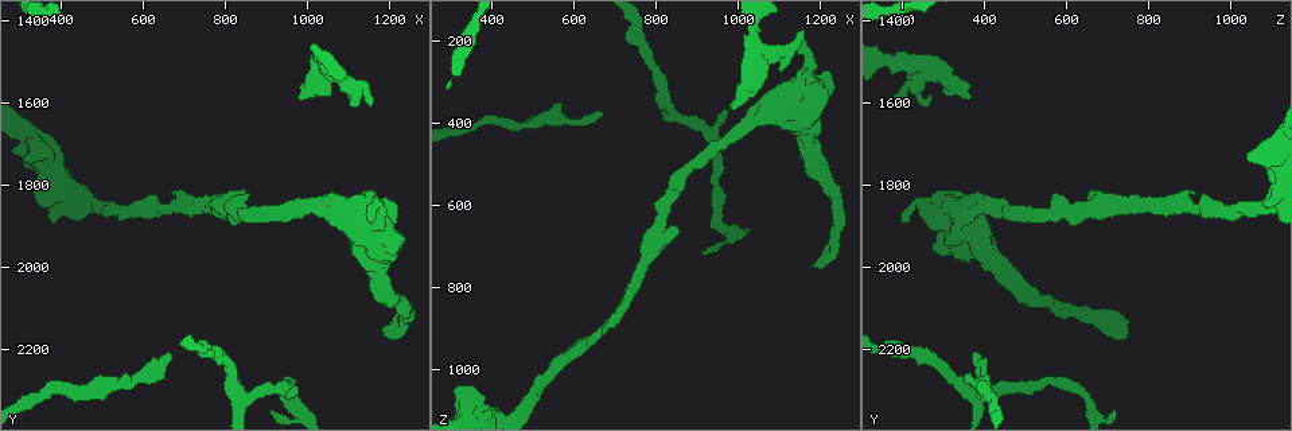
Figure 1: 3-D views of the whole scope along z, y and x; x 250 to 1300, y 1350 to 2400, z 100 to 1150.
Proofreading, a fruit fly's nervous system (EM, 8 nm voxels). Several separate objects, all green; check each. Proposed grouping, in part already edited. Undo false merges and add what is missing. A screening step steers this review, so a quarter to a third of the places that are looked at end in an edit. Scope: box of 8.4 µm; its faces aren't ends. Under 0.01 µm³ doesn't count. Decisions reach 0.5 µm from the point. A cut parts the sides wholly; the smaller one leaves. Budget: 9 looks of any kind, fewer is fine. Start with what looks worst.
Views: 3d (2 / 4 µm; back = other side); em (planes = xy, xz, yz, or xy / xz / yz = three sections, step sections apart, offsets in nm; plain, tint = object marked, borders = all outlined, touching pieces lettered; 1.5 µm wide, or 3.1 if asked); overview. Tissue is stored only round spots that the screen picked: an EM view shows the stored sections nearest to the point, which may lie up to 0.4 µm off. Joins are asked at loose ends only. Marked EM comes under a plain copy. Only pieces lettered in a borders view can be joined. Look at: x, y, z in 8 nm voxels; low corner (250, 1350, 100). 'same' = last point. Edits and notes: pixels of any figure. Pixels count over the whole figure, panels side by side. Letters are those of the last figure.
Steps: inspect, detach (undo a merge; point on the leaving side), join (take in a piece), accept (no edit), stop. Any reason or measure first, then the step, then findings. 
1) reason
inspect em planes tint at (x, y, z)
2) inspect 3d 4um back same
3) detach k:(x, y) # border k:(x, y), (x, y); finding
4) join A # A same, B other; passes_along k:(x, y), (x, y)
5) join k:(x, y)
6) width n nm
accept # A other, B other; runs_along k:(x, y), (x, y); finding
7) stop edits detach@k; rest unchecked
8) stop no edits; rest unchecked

inspect 3d 2um at (665, 2220, 380)

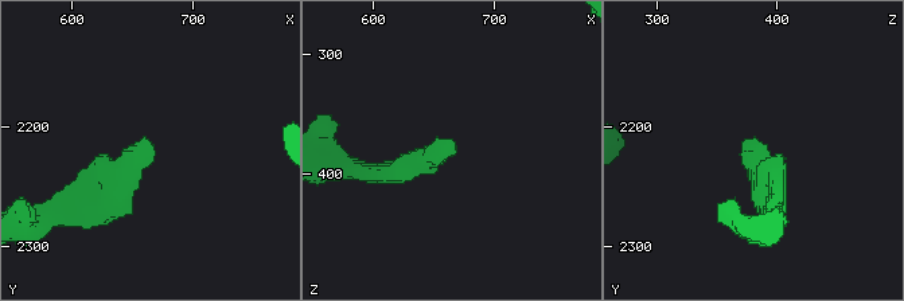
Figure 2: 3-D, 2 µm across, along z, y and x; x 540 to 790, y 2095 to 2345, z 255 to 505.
now the EM
inspect em xy step 8 tint at (666, 2218, 374)

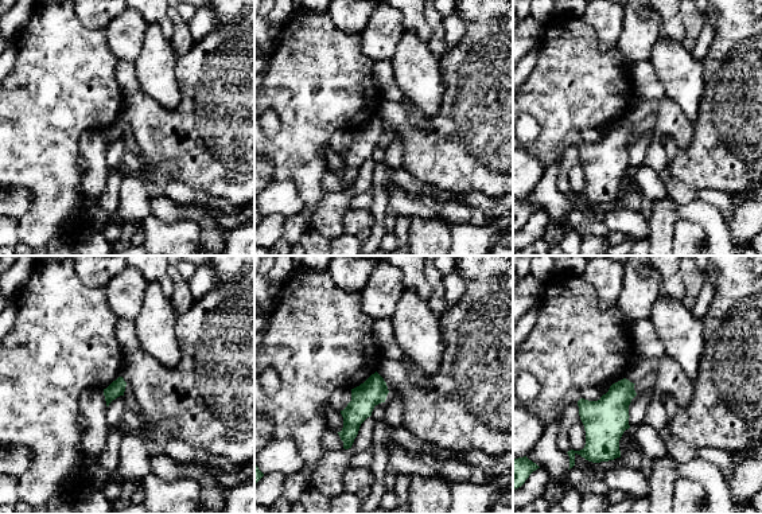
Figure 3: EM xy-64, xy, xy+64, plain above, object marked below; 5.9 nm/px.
what lies round it
inspect em xy step 8 borders same

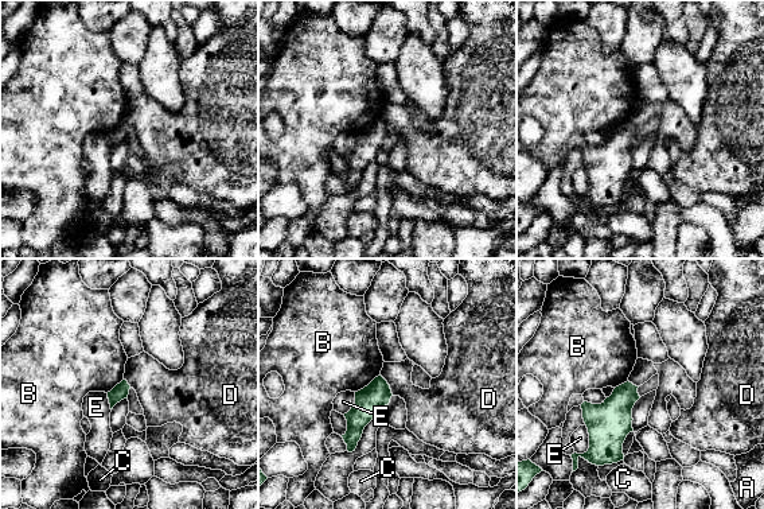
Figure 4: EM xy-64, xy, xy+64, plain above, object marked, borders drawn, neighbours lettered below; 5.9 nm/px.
accept # A other, B other, C other, D other, E other; border 4:(379, 375), (393, 395); no lettered piece goes on from it

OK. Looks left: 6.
an open end
inspect em xz step 4 borders at (1155, 1890, 205)

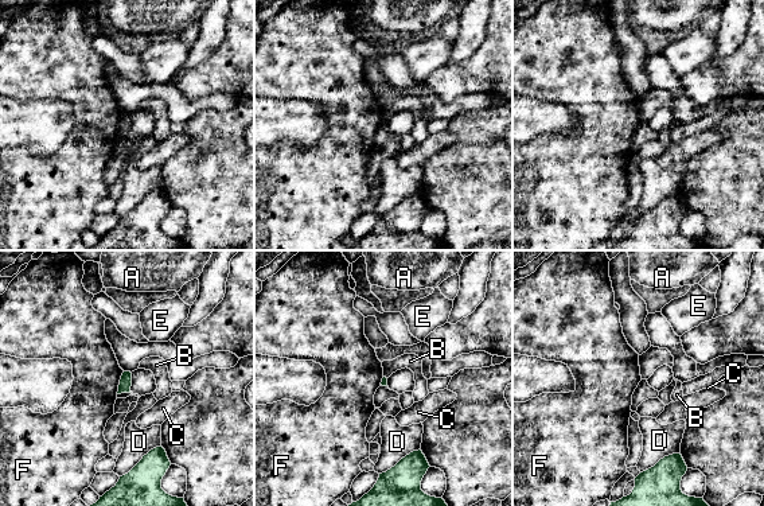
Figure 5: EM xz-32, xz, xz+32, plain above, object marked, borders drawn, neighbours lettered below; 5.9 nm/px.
accept # A other, B other, C other, D other, E other, F other; no lettered piece goes on from it

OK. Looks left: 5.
long arm stops here
inspect em xy step 8 borders at (1190, 2145, 750)

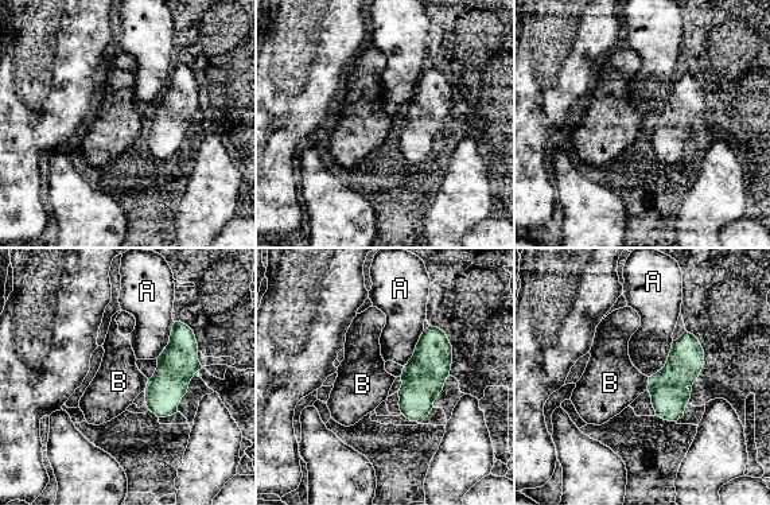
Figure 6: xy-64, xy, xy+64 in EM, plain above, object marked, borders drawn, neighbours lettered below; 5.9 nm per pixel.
another direction
inspect em planes borders same

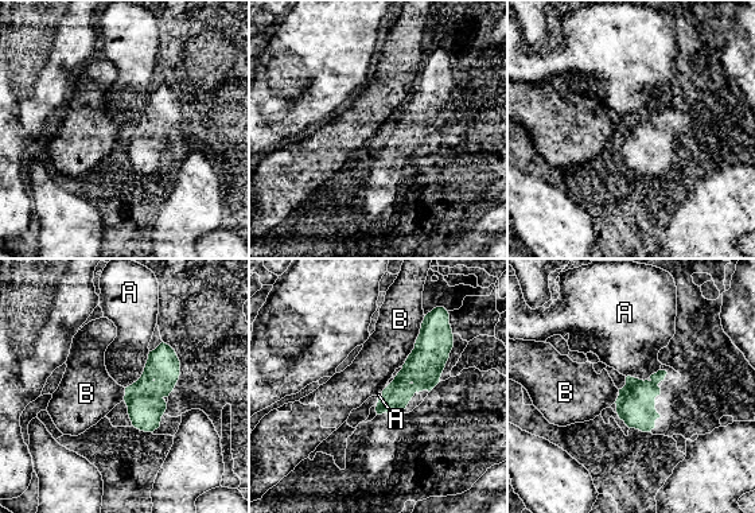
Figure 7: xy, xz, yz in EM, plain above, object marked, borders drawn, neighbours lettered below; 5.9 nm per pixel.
accept # A other, B other; border 7:(150, 352), (143, 373), (125, 388); none of them fits

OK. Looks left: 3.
inspect 3d 4um at (1160, 1605, 180)

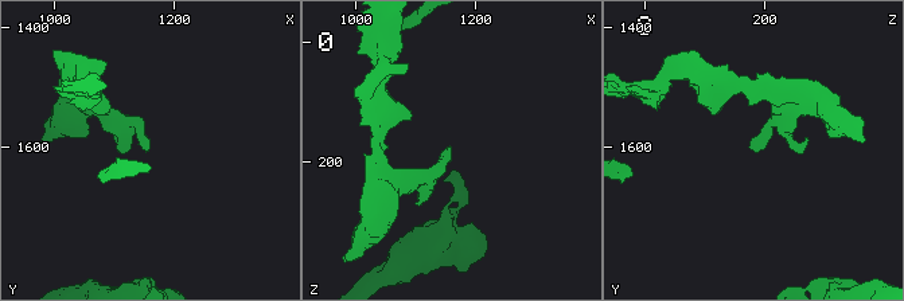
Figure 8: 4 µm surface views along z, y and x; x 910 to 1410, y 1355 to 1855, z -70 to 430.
inspect em planes borders at (1160, 1595, 175)

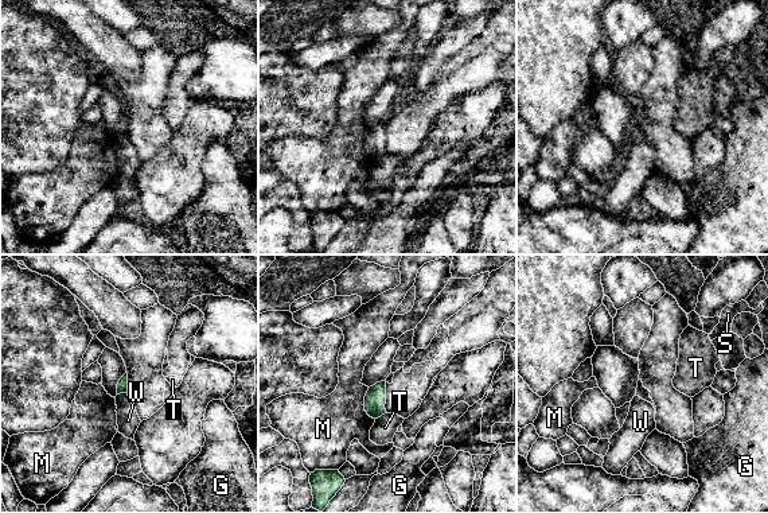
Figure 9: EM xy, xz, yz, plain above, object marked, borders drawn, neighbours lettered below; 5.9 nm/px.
longest_contact M 200 nm
accept # G other, M other, S other, T other, W other; no lettered piece goes on from it

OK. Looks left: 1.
stop no edits; rest unchecked

